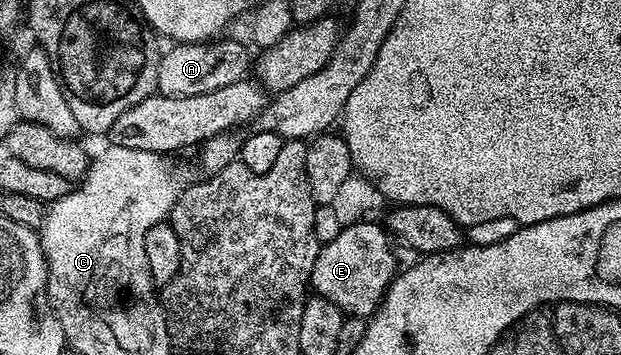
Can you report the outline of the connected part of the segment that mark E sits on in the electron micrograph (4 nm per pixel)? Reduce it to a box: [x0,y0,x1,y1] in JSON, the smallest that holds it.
[311,221,398,316]

